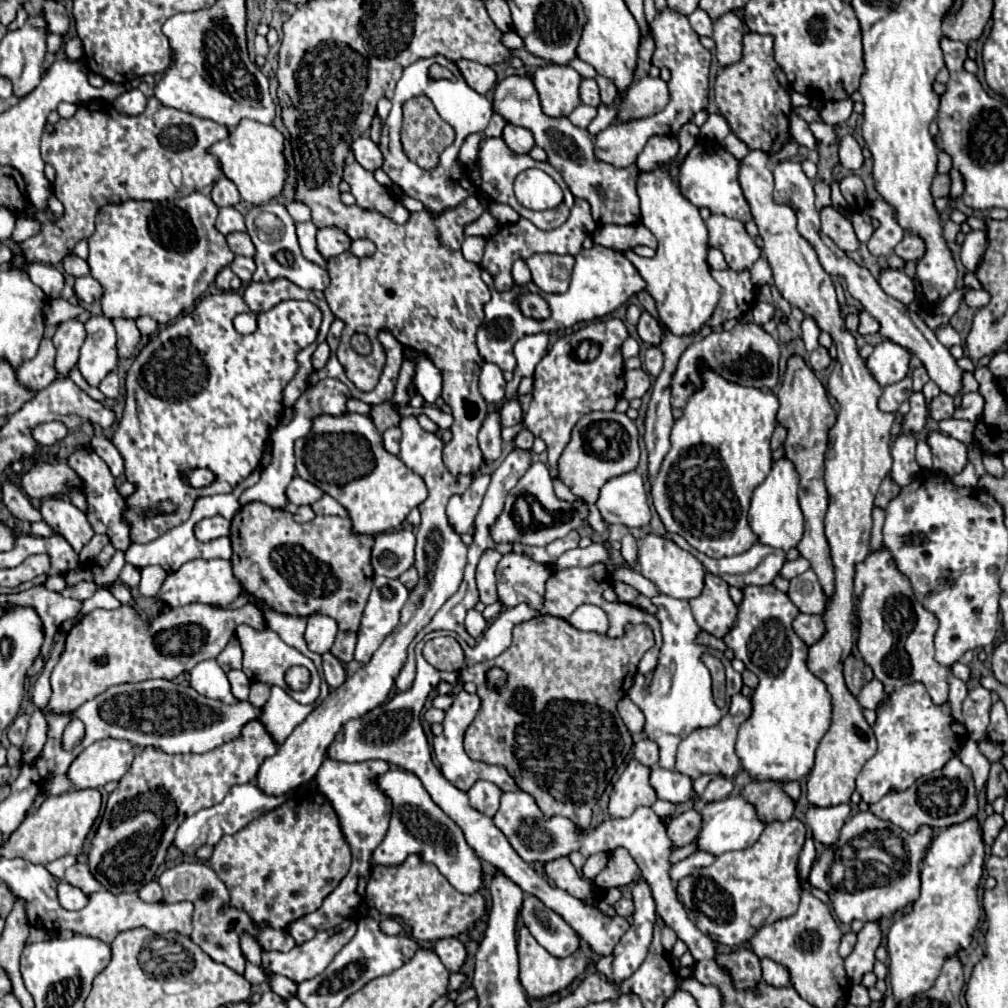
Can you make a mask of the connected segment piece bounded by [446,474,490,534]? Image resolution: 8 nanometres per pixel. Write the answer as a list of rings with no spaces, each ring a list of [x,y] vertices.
[[[476,474],[474,482],[470,484],[470,488],[464,494],[450,498],[446,514],[458,534],[464,534],[474,526],[474,518],[480,510],[480,504],[482,504],[488,484],[490,484],[488,474]]]

